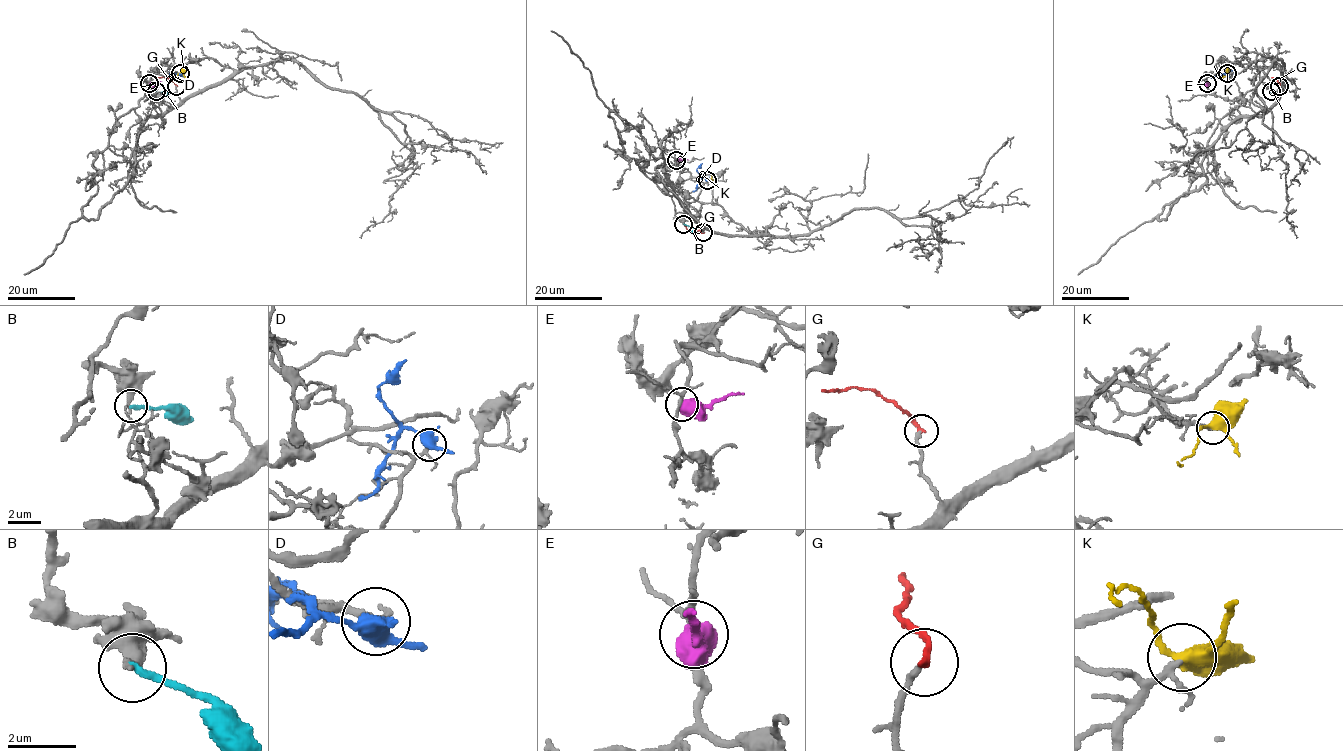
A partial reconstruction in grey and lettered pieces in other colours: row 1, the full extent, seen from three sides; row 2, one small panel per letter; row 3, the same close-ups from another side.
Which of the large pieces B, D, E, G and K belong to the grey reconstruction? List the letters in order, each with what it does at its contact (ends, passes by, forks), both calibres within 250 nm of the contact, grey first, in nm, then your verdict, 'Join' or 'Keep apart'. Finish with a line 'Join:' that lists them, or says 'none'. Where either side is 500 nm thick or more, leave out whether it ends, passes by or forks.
B: It ends there. Thickness 260 nm (grey) against 240 nm. Keep apart
D: It forks there. Thickness 150 nm (grey) against 400 nm. Keep apart
E: Thickness 160 nm (grey) against 700 nm. Keep apart
G: It ends there. Thickness 190 nm (grey) against 220 nm. Keep apart
K: It forks there. Thickness 150 nm (grey) against 360 nm. Join
Join: K

